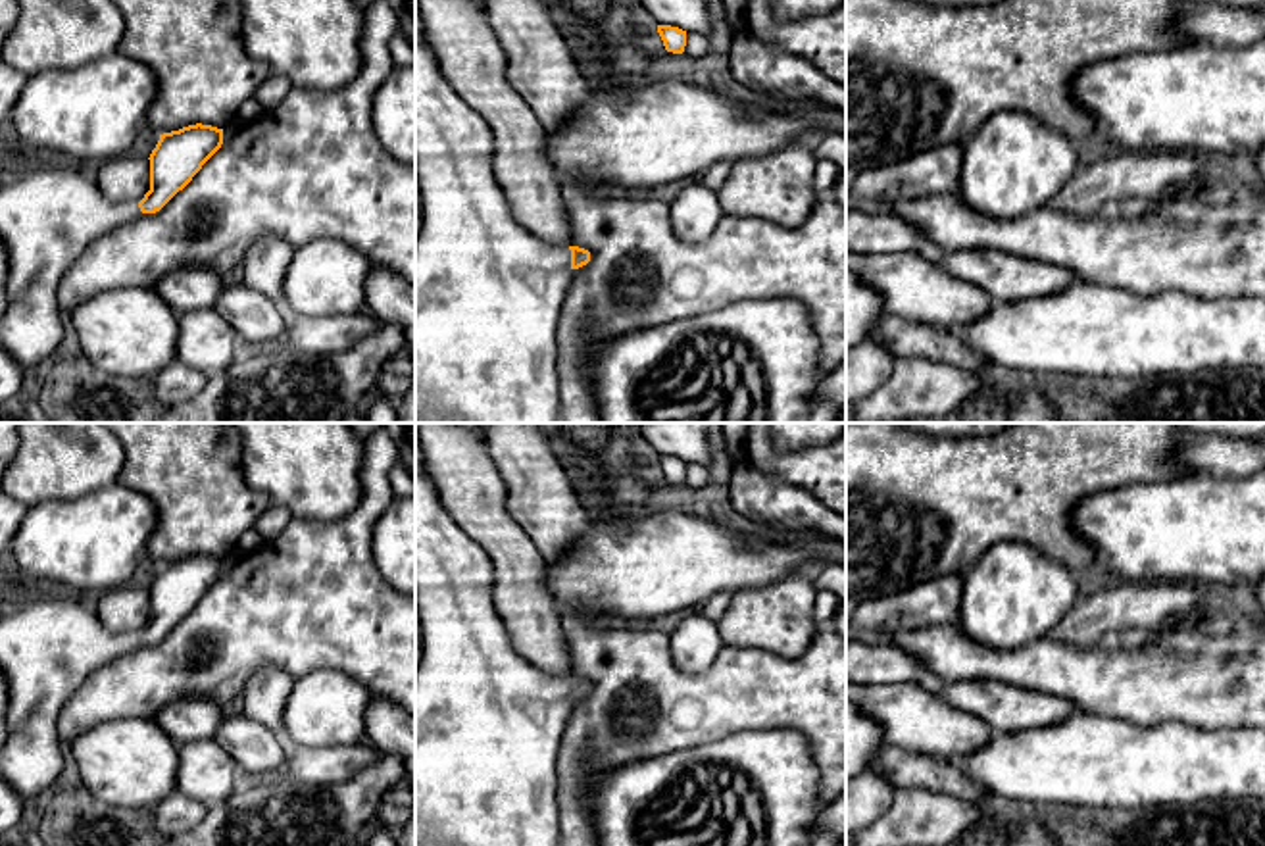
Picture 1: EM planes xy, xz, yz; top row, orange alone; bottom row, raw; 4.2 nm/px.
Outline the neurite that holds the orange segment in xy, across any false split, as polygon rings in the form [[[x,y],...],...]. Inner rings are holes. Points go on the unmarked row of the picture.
[[[188,556],[160,565],[150,585],[150,621],[140,633],[112,633],[96,615],[90,598],[71,594],[67,598],[31,596],[0,611],[0,671],[8,683],[8,738],[0,748],[0,779],[6,781],[31,808],[35,800],[48,794],[65,767],[65,746],[58,736],[58,719],[75,690],[98,667],[136,650],[140,644],[160,642],[179,621],[183,621],[202,596],[221,579],[223,560],[211,556]]]

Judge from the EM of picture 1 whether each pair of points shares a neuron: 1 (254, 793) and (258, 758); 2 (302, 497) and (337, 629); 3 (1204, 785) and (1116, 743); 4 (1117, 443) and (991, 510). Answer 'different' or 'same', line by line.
1: different
2: different
3: same
4: same

